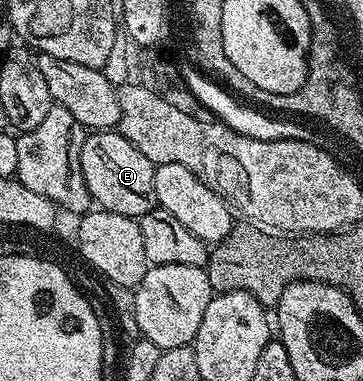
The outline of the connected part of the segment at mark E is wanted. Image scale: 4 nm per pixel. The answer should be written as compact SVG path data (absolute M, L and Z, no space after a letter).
M96 129L85 134L82 145L82 177L99 210L136 219L157 206L154 193L154 173L157 164L142 154L137 147L116 129Z

